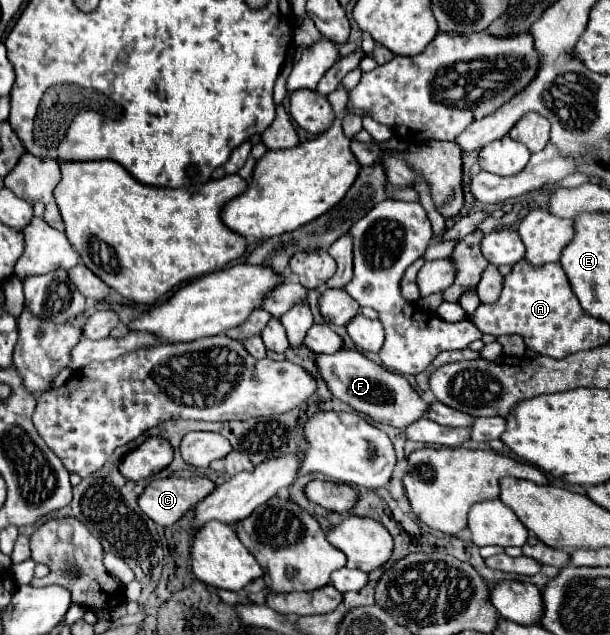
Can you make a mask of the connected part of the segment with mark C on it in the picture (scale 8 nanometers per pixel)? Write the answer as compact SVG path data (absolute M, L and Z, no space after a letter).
M207 477L193 479L157 479L149 483L139 497L139 507L157 525L169 527L179 521L193 505L205 499L215 489L215 483Z

